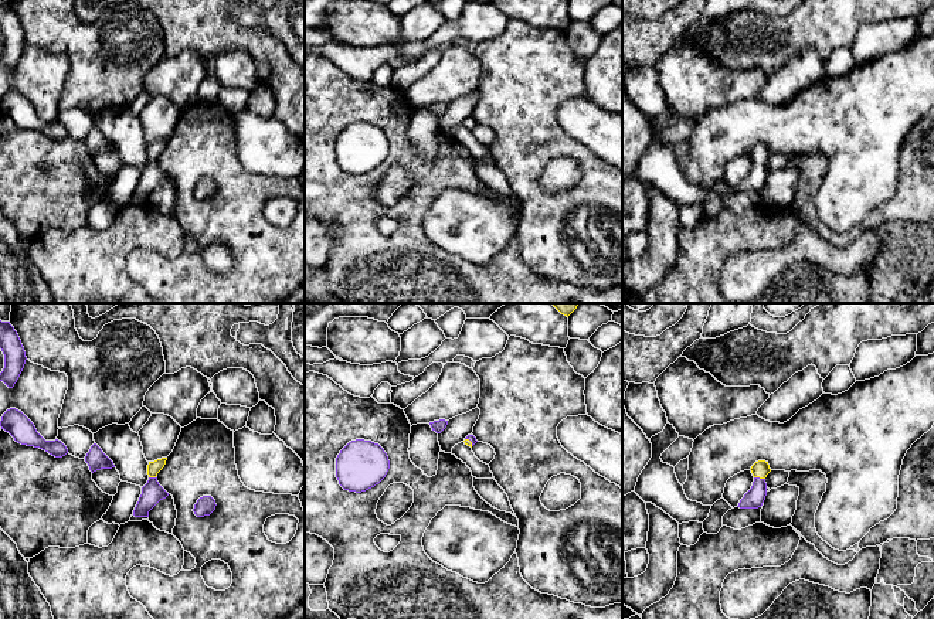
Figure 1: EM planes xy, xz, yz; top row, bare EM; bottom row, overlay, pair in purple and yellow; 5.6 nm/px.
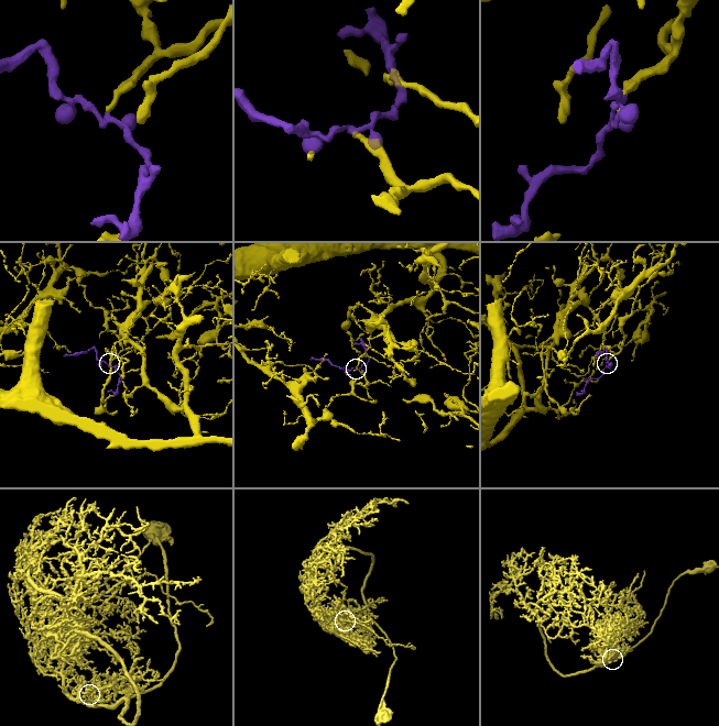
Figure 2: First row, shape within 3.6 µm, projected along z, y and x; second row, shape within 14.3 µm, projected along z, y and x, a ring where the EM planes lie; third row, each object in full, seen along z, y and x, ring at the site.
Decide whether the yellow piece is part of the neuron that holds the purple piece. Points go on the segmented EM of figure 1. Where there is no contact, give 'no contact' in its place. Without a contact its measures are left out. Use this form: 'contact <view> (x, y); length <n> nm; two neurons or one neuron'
contact yz (758, 478); length 70 nm; one neuron

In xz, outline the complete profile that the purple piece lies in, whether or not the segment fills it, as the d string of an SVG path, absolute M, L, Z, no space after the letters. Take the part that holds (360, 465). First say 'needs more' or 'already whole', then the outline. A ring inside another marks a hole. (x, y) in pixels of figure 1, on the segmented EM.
already whole; M371 441L349 442L336 458L336 477L349 492L361 493L378 484L390 469L384 449Z

